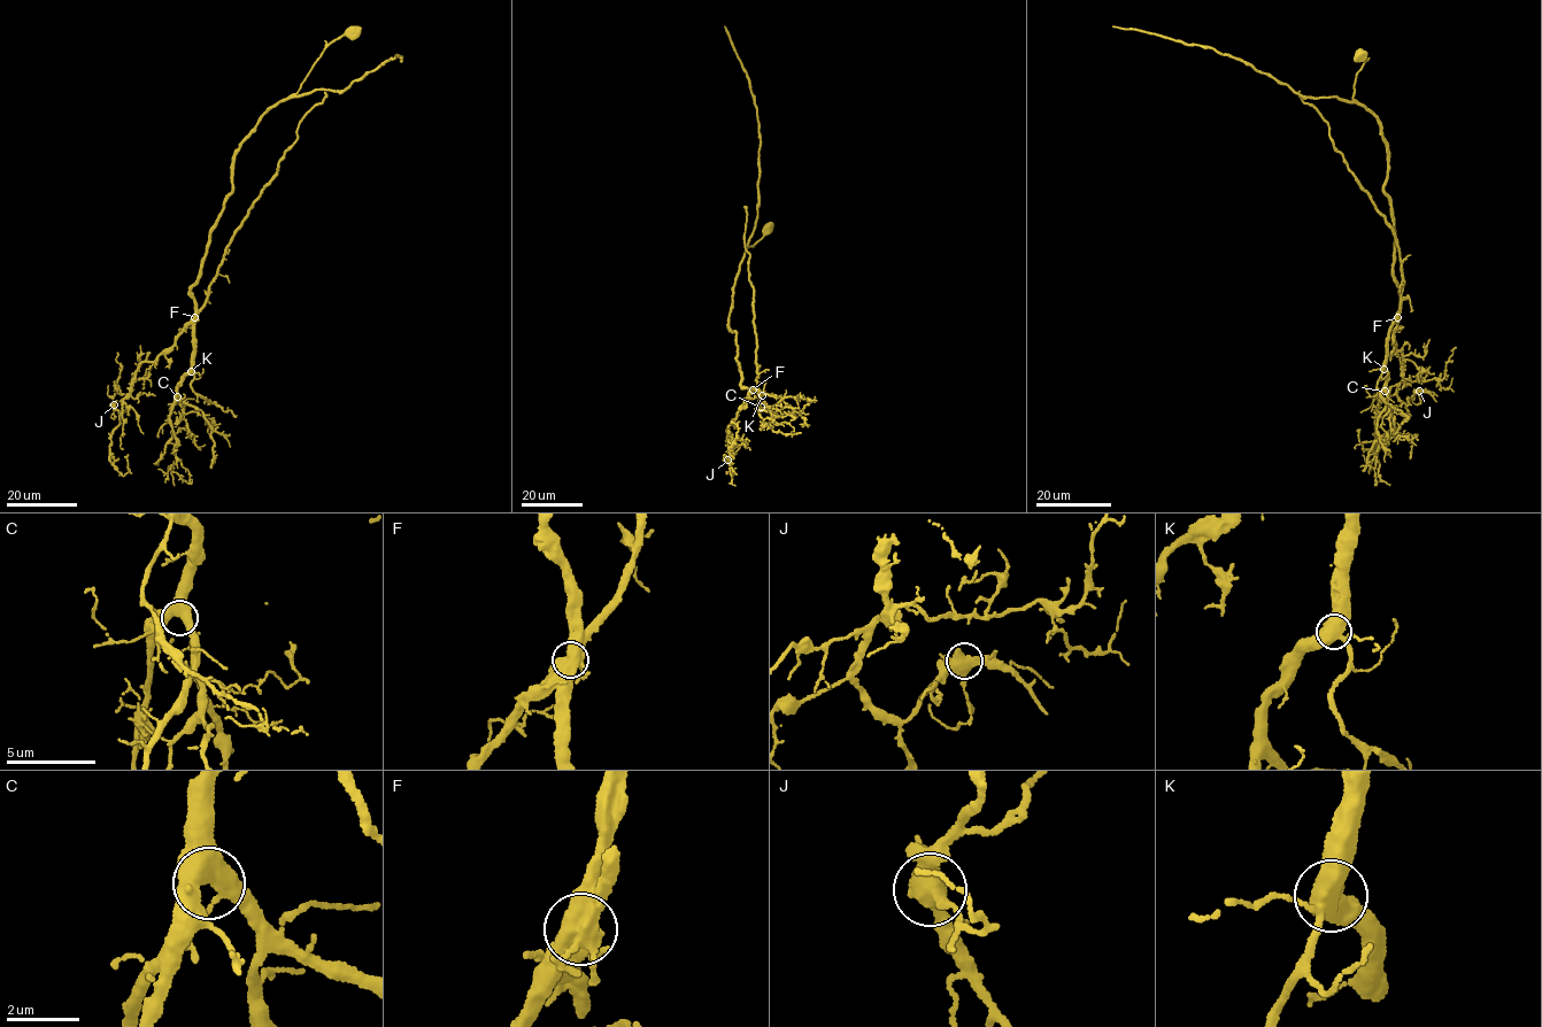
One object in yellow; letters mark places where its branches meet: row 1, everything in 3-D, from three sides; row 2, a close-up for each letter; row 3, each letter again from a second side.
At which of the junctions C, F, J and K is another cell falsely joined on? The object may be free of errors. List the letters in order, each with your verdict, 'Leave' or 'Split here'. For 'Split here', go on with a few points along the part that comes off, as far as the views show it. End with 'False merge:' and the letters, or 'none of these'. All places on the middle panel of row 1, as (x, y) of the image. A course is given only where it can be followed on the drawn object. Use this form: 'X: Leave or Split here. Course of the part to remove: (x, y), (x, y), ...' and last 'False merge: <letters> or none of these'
C: Leave
F: Split here. Course of the part to remove: (753, 390), (757, 377), (756, 341), (753, 323), (754, 292), (748, 279), (750, 255), (745, 247), (743, 207)
J: Leave
K: Leave
False merge: F

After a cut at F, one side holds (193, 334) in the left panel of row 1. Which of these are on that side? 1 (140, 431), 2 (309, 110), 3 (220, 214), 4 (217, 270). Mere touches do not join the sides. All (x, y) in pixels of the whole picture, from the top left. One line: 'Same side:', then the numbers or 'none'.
Same side: 3

